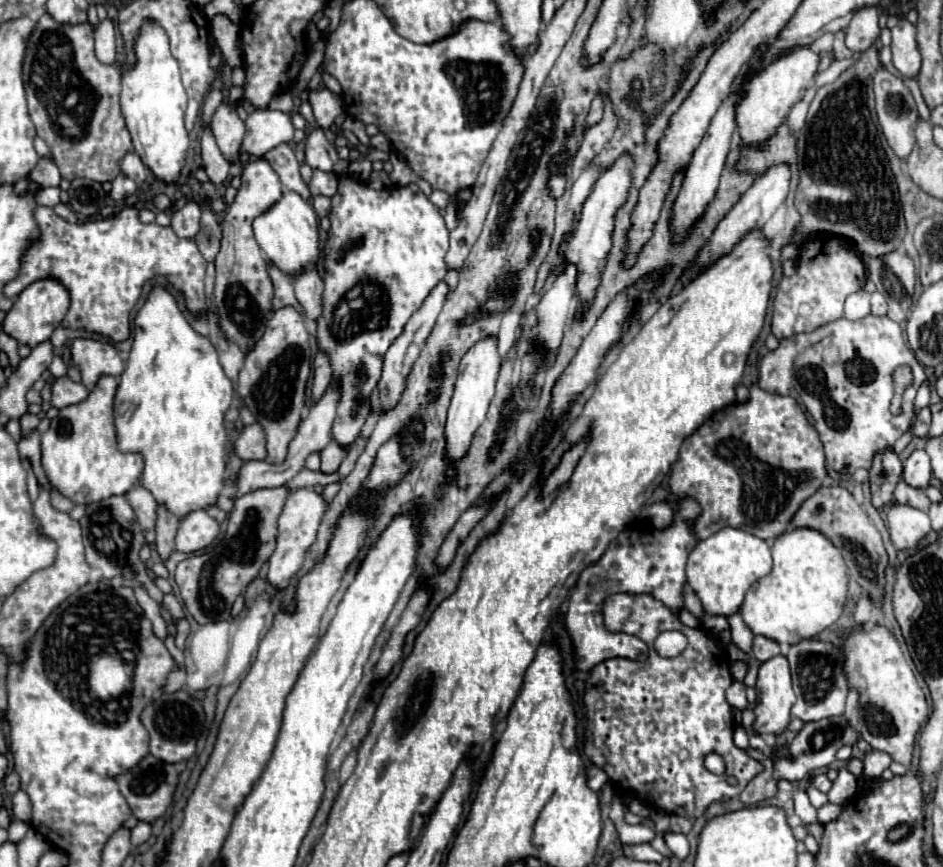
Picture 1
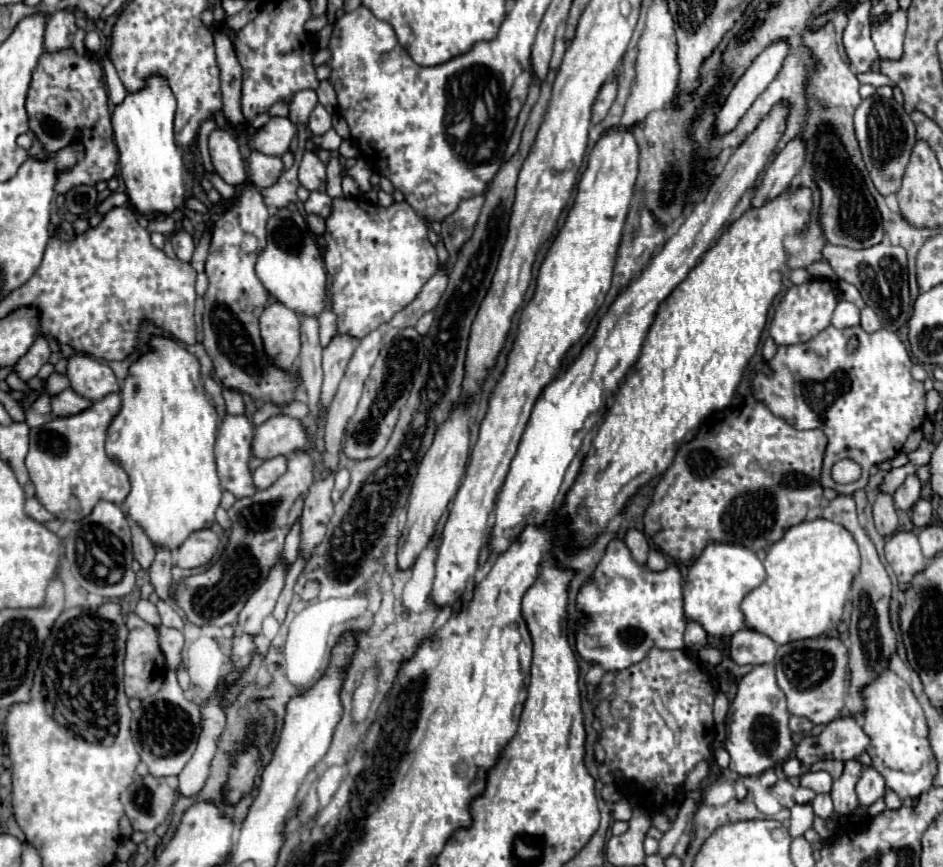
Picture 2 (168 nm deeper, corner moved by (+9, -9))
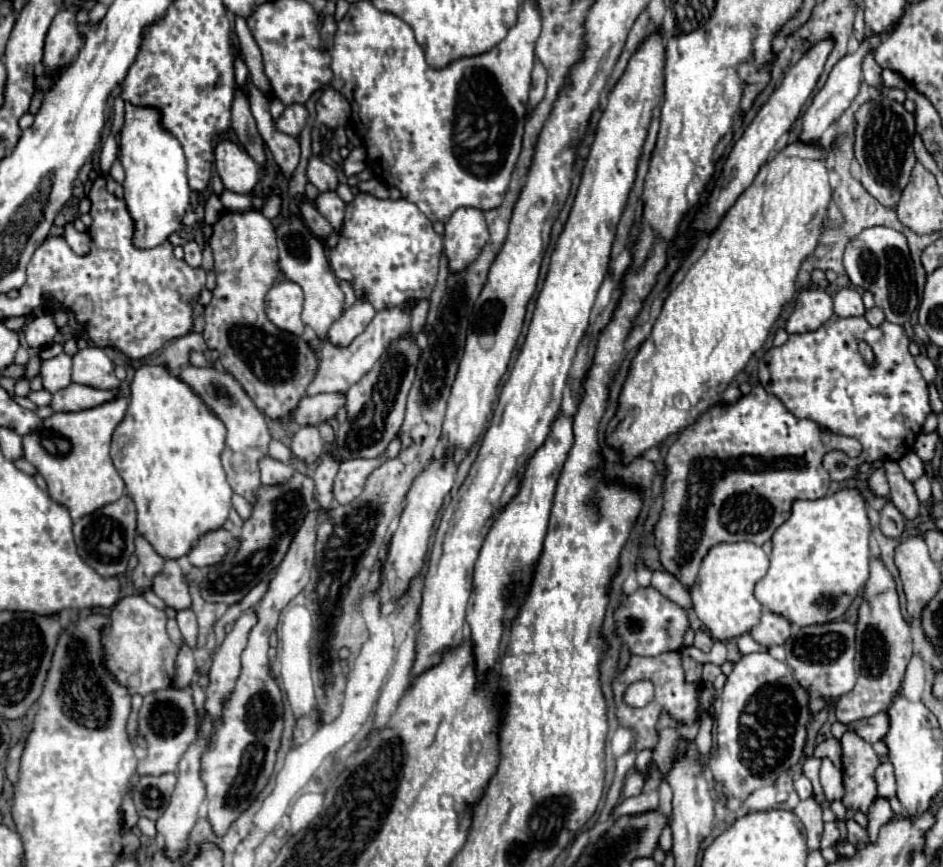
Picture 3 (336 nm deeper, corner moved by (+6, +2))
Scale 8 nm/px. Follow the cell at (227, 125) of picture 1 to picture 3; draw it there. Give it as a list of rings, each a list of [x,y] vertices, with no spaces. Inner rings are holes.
[[[223,139],[215,147],[215,167],[225,189],[235,193],[251,193],[259,181],[259,165],[231,139]]]

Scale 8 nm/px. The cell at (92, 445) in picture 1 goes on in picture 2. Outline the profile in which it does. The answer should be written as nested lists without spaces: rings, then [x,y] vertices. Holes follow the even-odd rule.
[[[108,394],[92,408],[66,418],[54,418],[40,428],[30,428],[26,468],[36,486],[38,500],[58,520],[76,522],[86,518],[98,500],[122,504],[130,492],[128,474],[104,452],[106,430],[120,412],[120,394]]]

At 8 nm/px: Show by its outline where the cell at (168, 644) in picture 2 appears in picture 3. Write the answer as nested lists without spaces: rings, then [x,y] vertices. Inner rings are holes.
[[[183,643],[179,647],[179,655],[175,659],[175,687],[189,687],[191,679],[195,675],[195,659],[193,659],[193,649]]]

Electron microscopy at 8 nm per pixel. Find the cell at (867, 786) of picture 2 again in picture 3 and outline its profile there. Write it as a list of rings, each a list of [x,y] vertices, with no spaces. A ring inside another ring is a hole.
[[[881,759],[881,765],[875,769],[875,781],[877,781],[879,797],[891,799],[895,795],[895,775],[893,775],[893,767],[887,759]]]

